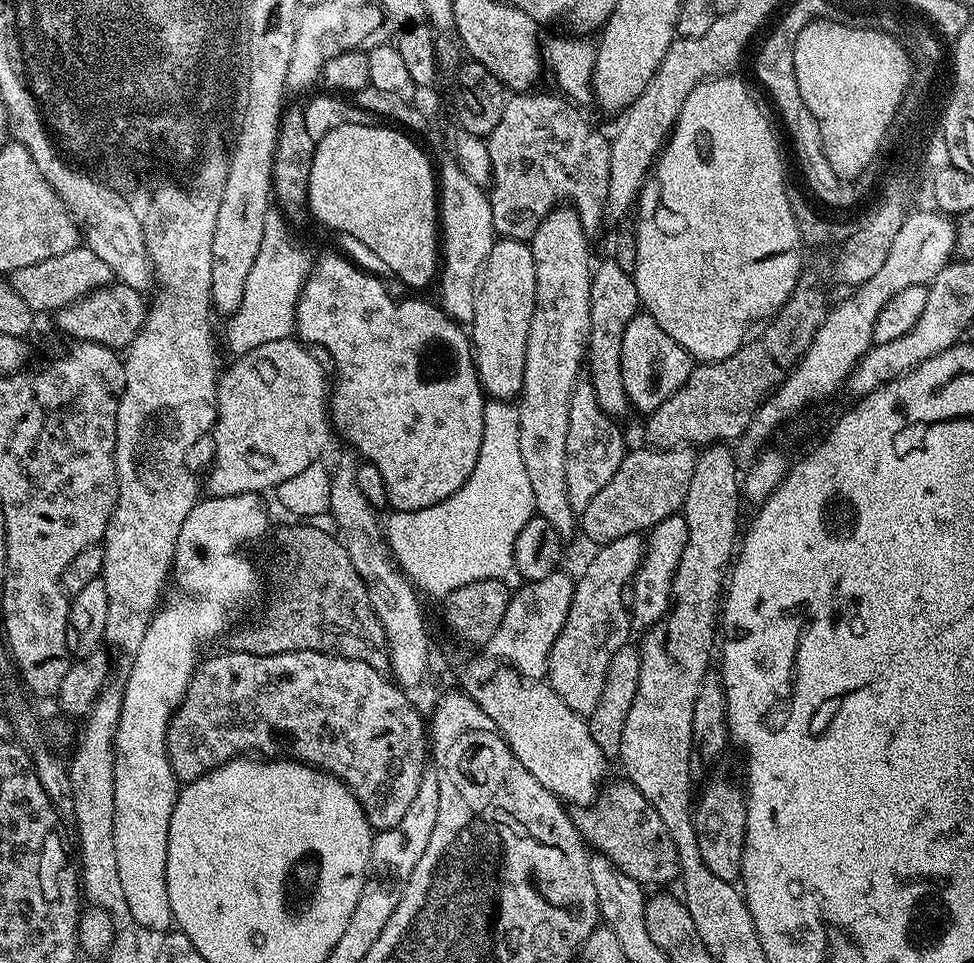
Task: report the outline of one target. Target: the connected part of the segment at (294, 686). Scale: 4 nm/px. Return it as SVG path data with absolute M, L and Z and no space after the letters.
M225 650L225 652L218 653L217 656L210 657L209 660L208 657L201 659L200 663L196 665L196 673L192 676L190 686L168 724L166 754L170 758L170 766L174 770L176 779L181 785L202 778L219 764L239 760L249 754L255 754L260 758L299 760L302 764L310 764L314 768L329 772L332 776L337 776L362 806L364 817L368 819L368 825L376 832L384 832L387 828L393 828L398 826L398 822L402 822L414 794L418 794L418 786L426 771L424 760L426 764L430 756L430 740L426 735L425 717L424 720L420 717L419 710L408 701L408 696L409 693L405 689L397 686L385 673L374 670L374 666L370 666L366 662L331 656L325 652L315 652L314 650L294 650L286 654L270 654L269 656L255 656L249 652Z

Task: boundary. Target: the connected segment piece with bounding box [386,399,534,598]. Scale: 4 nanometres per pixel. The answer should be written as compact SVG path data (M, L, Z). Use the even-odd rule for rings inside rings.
M489 399L484 405L482 450L478 452L478 462L474 464L474 470L470 474L470 478L467 482L465 482L454 494L450 494L450 498L446 498L441 504L435 504L429 508L414 510L413 512L393 511L391 515L392 517L389 518L388 524L386 520L386 545L389 553L395 560L400 571L412 581L413 585L415 585L421 593L430 592L432 595L437 596L437 598L443 598L447 596L449 592L458 590L470 582L478 582L479 580L499 580L507 577L507 572L511 573L514 568L512 562L512 555L514 554L514 538L518 538L518 530L522 530L522 526L526 526L526 522L532 515L534 515L534 490L530 490L530 477L526 475L526 462L522 462L519 407L517 407L515 403L507 400Z

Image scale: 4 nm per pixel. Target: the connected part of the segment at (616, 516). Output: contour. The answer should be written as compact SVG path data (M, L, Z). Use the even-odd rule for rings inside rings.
M643 446L625 451L622 458L622 466L618 466L618 471L594 498L590 498L583 505L582 515L578 524L584 528L584 536L588 540L593 540L593 545L599 546L614 542L614 538L626 538L626 534L644 534L651 530L655 524L662 522L666 518L677 515L683 509L686 502L686 494L690 490L690 481L694 479L694 466L696 465L697 449L692 446L683 448L653 448Z

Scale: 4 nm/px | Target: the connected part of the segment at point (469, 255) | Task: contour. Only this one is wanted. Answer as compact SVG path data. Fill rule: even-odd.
M448 162L441 168L439 165L438 168L438 228L442 233L442 267L438 272L438 284L440 280L438 304L444 309L449 319L455 320L461 326L468 326L476 316L474 306L476 305L478 277L498 237L494 218L490 214L487 191L481 185L470 182L470 178L466 178L466 174L462 174L462 170L454 162Z

